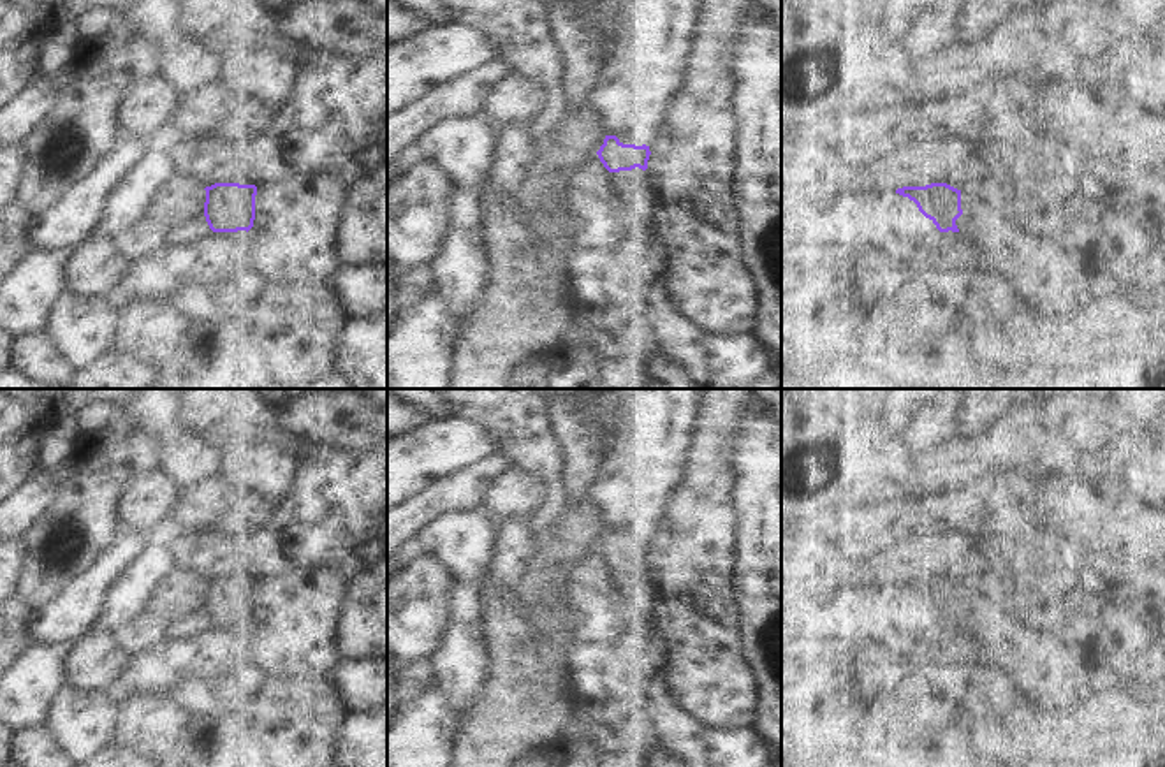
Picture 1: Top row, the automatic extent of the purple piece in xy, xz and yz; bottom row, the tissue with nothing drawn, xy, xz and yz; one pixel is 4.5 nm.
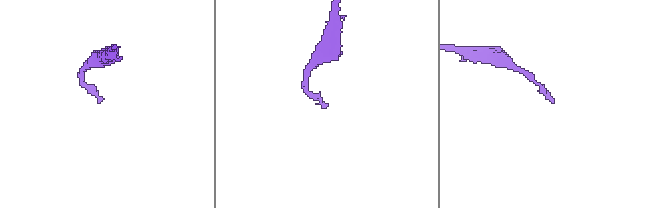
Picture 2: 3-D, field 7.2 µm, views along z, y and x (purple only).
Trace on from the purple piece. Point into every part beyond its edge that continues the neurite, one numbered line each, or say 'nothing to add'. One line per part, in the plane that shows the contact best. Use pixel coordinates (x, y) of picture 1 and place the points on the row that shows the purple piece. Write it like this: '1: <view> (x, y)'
1: xz (632, 185)

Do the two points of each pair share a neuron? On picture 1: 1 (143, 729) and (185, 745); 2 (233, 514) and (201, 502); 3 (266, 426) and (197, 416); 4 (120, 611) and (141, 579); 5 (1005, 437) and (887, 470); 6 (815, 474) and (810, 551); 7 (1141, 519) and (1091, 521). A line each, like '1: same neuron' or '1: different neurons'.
1: same neuron
2: different neurons
3: same neuron
4: same neuron
5: different neurons
6: different neurons
7: same neuron

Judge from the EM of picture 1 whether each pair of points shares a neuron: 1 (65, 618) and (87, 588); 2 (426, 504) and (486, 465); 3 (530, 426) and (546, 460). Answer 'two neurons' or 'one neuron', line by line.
1: one neuron
2: one neuron
3: one neuron

